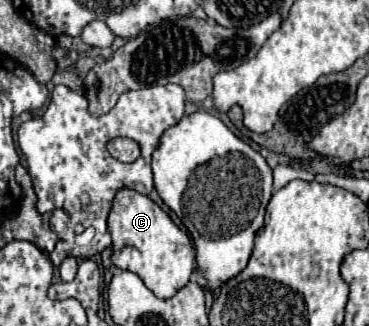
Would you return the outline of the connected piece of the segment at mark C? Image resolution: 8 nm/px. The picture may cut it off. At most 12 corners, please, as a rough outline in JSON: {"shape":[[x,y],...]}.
{"shape":[[115,195],[113,265],[159,299],[189,283],[193,243],[147,195]]}

